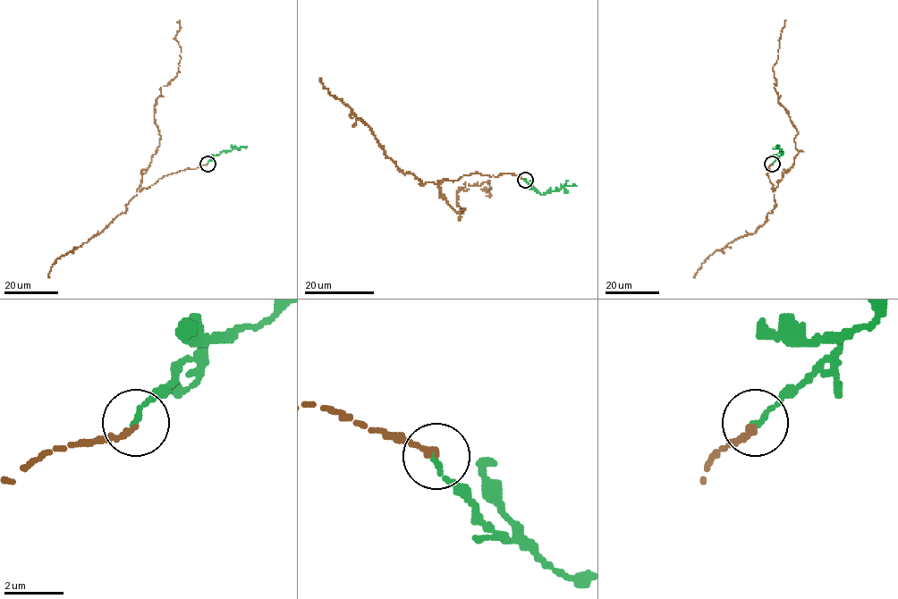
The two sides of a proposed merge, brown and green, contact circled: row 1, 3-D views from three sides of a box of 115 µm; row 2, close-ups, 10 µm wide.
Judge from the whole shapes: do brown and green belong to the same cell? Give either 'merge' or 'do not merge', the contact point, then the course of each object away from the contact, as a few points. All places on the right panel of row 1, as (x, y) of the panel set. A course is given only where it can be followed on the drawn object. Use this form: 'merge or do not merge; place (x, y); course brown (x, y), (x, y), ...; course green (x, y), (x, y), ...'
merge; place (772, 164); course brown (772, 164), (766, 174), (775, 189), (799, 152), (798, 130), (775, 88), (773, 71), (785, 21); course green (772, 163), (783, 154), (777, 147)

